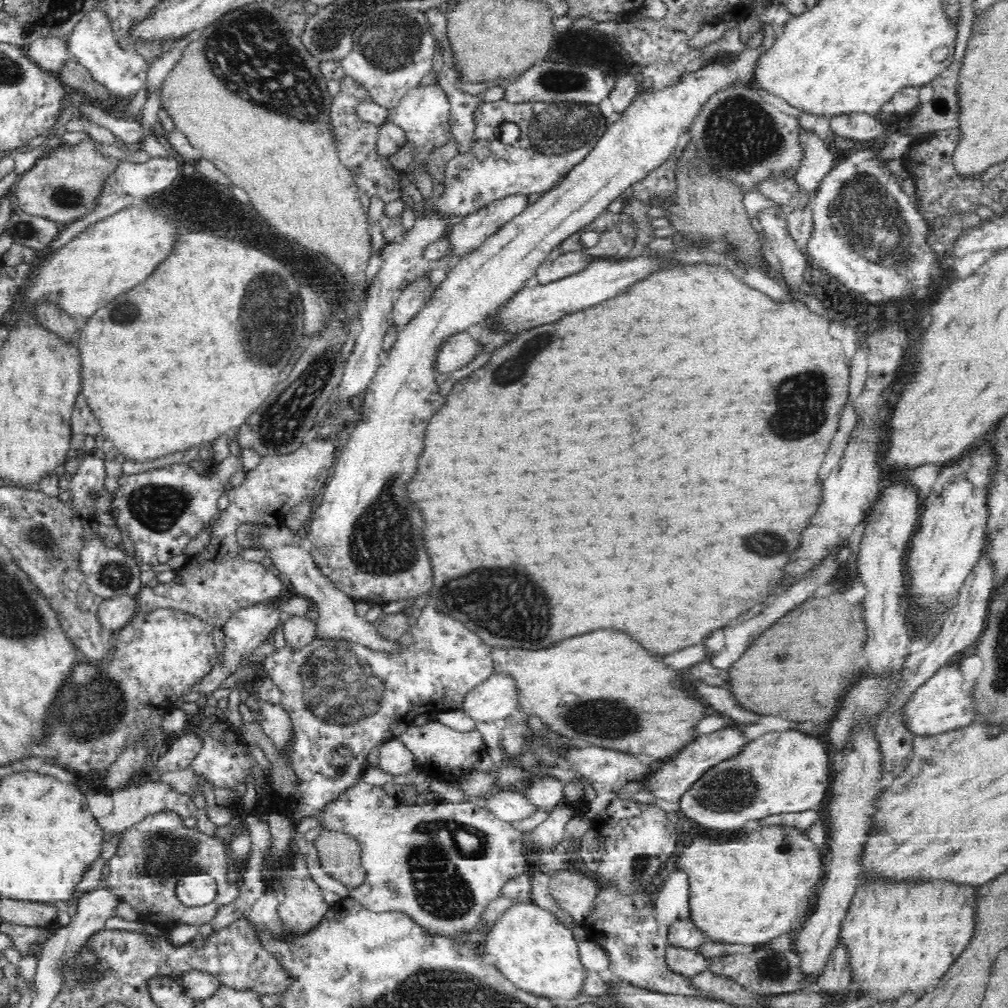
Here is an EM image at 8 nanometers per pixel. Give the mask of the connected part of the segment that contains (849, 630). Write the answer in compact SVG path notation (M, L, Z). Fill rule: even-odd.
M834 594L824 598L824 604L818 598L806 600L802 606L794 608L788 616L768 628L734 664L732 680L734 680L734 695L746 708L760 714L772 714L782 718L792 718L798 721L814 721L824 723L832 720L840 708L840 692L836 688L836 680L840 672L852 672L852 664L858 662L860 650L868 640L868 629L864 622L864 606L850 604L844 600L844 594Z

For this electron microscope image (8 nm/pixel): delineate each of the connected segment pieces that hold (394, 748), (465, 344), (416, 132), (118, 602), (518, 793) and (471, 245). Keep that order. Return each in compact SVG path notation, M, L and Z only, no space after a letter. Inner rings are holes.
M399 738L387 740L379 752L377 767L397 779L401 775L410 775L410 772L418 766L412 749L408 749Z
M462 332L440 348L439 362L436 364L437 373L456 372L466 368L482 352L484 352L484 346L481 342L474 340L470 334Z
M433 83L410 89L400 100L400 104L389 110L390 121L406 132L405 140L408 140L416 147L418 152L414 156L414 162L428 166L428 156L433 149L441 148L451 137L450 117L452 105L448 100L446 91L439 83Z
M121 594L102 601L98 610L98 619L105 629L118 632L134 618L137 612L137 595Z
M522 789L513 791L494 790L484 800L488 811L504 822L514 822L532 818L540 811L538 805L529 802L529 799L522 793Z
M513 194L487 204L478 212L464 216L462 222L452 226L448 237L452 243L452 252L444 258L456 261L474 249L515 216L524 212L533 197L527 194Z

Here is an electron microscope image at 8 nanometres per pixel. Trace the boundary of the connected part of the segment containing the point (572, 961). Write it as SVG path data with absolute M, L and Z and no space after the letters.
M521 902L512 906L504 916L498 920L486 936L486 944L481 949L484 955L494 961L496 967L506 975L518 988L530 994L549 999L578 998L584 990L586 980L586 967L580 959L579 942L574 933L570 931L556 916L547 912L545 908L533 902Z

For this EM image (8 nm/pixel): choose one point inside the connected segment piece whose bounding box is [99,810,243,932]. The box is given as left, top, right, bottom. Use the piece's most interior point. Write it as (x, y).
(154, 853)

